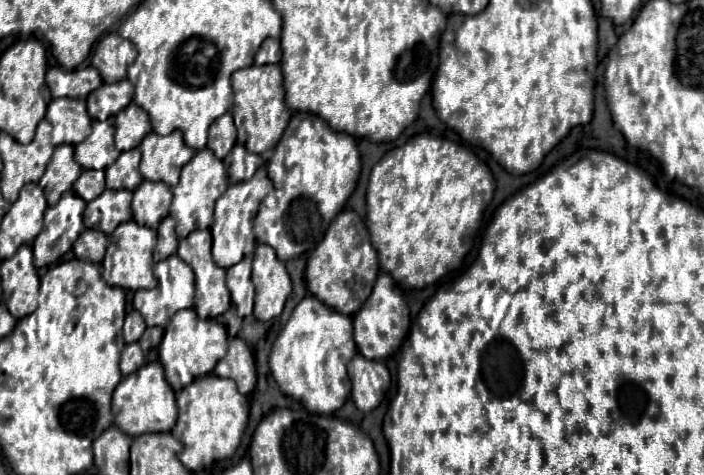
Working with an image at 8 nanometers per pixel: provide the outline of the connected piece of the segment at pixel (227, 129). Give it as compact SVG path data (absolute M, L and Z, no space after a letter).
M225 113L223 117L219 117L211 129L209 129L209 141L207 141L207 147L219 157L223 159L231 147L237 142L237 129L233 125L233 117L231 113Z

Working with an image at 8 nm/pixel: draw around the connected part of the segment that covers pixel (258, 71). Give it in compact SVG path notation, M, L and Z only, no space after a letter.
M251 65L245 69L237 69L231 75L231 87L235 93L233 117L235 117L235 123L243 123L247 151L261 155L261 153L273 149L291 119L291 111L285 105L281 67L279 65L261 65L261 67Z

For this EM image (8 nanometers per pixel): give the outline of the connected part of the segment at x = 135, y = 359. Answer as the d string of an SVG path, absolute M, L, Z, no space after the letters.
M129 343L129 345L125 345L125 349L123 349L123 353L121 353L121 363L119 363L121 373L123 373L123 375L129 375L129 373L141 369L143 365L145 365L145 357L143 357L143 351L141 351L139 343Z

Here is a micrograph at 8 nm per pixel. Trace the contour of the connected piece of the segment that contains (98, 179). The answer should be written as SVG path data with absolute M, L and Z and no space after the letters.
M87 169L75 181L73 189L85 201L93 201L93 197L99 197L105 191L105 173L103 171L95 171L95 169Z

